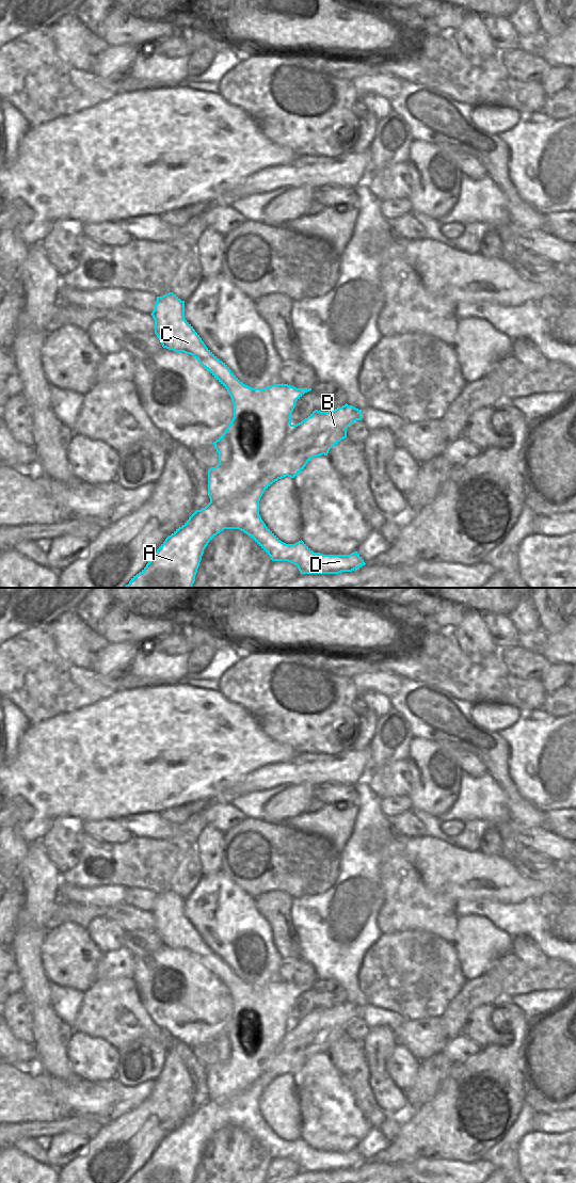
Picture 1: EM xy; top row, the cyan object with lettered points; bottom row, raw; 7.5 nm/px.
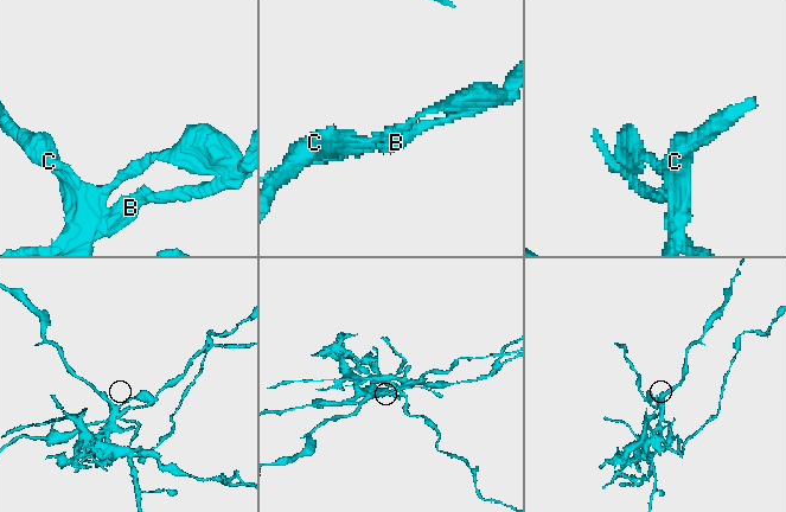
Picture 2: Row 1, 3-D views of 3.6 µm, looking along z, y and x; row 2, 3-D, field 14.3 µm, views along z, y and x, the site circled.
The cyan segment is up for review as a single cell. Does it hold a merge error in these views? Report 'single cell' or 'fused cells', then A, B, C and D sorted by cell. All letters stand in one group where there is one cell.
fused cells; A C D / B

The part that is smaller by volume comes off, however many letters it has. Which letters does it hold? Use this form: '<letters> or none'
B

